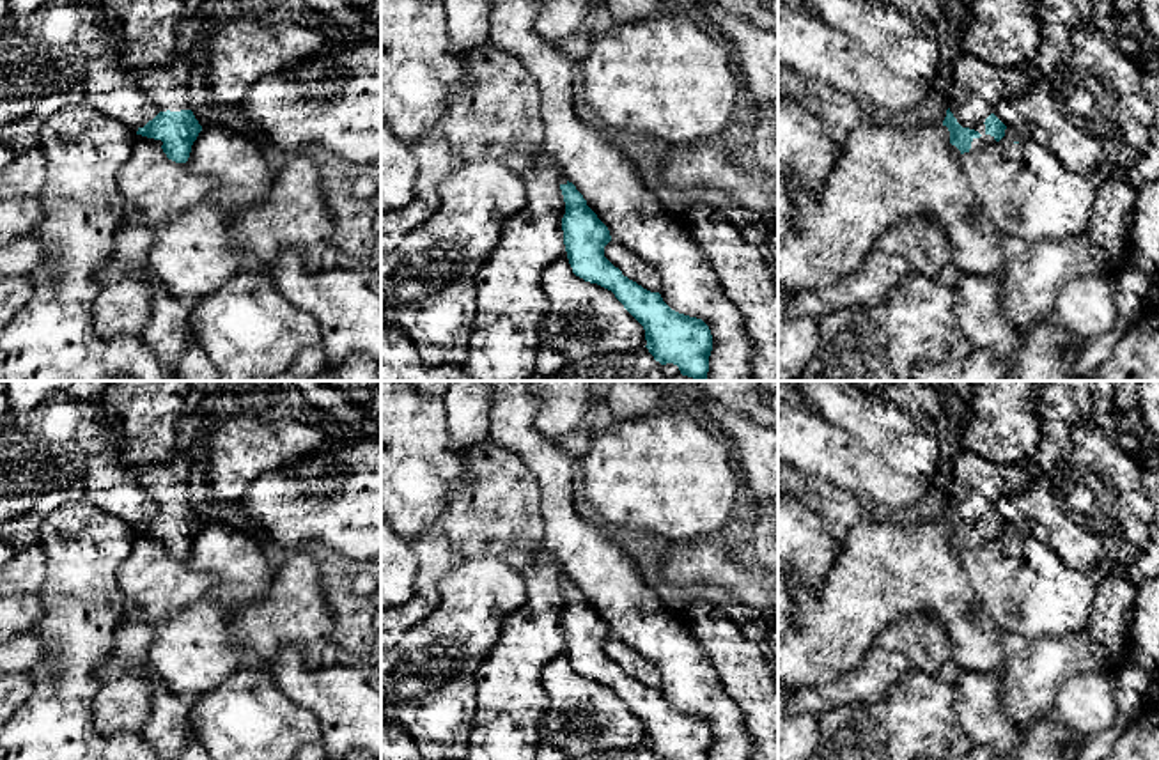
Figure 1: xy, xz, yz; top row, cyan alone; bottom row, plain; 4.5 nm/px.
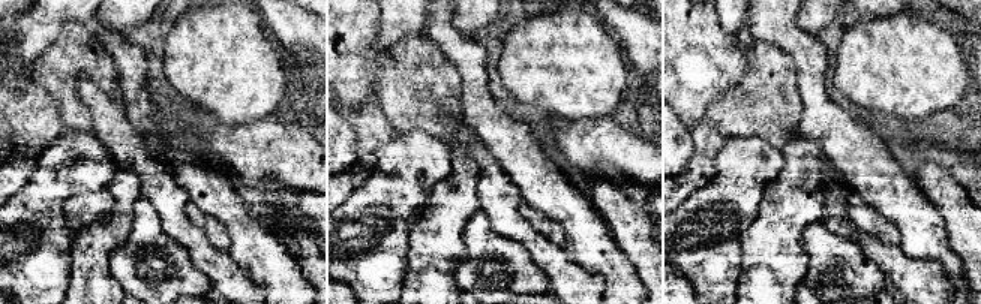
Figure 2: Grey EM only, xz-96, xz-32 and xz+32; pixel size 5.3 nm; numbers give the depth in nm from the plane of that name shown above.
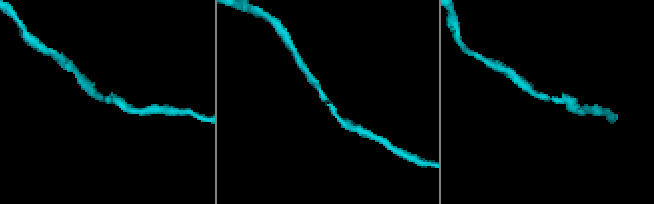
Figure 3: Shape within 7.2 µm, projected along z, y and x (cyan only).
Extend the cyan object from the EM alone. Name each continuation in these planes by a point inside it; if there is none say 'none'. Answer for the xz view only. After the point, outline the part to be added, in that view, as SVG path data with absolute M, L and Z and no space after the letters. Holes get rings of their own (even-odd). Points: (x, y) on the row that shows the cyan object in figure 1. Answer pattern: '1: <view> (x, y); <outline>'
none

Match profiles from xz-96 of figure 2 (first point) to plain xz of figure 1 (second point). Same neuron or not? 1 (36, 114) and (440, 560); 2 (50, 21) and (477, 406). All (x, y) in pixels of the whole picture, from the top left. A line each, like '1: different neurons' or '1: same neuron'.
1: same neuron
2: same neuron

